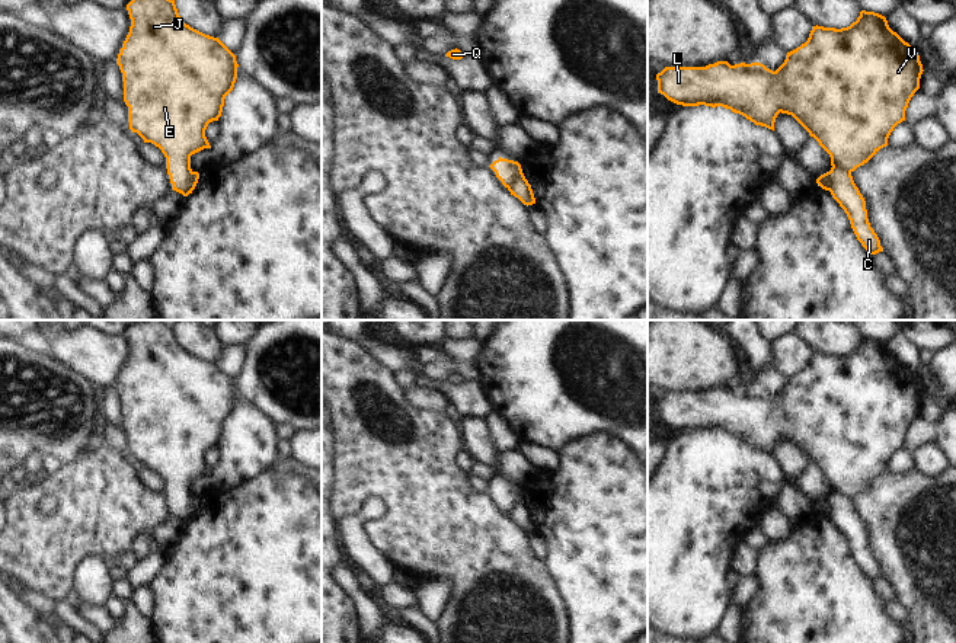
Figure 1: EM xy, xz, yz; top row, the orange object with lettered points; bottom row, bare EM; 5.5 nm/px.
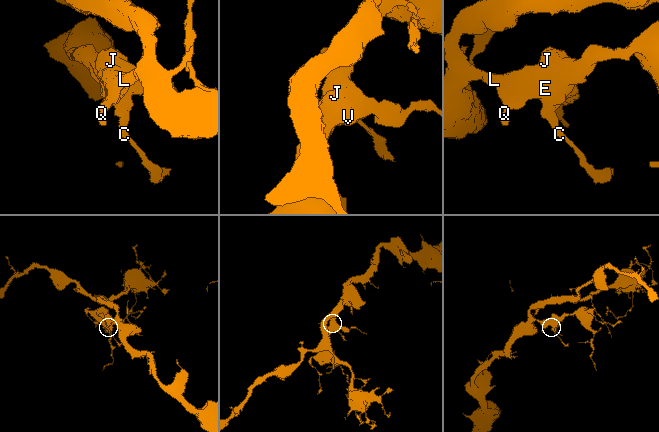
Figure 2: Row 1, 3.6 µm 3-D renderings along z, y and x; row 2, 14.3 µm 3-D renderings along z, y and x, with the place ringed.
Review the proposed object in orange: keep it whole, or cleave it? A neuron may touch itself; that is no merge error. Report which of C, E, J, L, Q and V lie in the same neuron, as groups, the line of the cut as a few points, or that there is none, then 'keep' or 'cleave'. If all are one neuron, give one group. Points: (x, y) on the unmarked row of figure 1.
groups C / E J L Q V; cut yz (833, 492), (840, 492), (850, 498); cleave

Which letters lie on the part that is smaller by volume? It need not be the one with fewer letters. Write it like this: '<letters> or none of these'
C.

